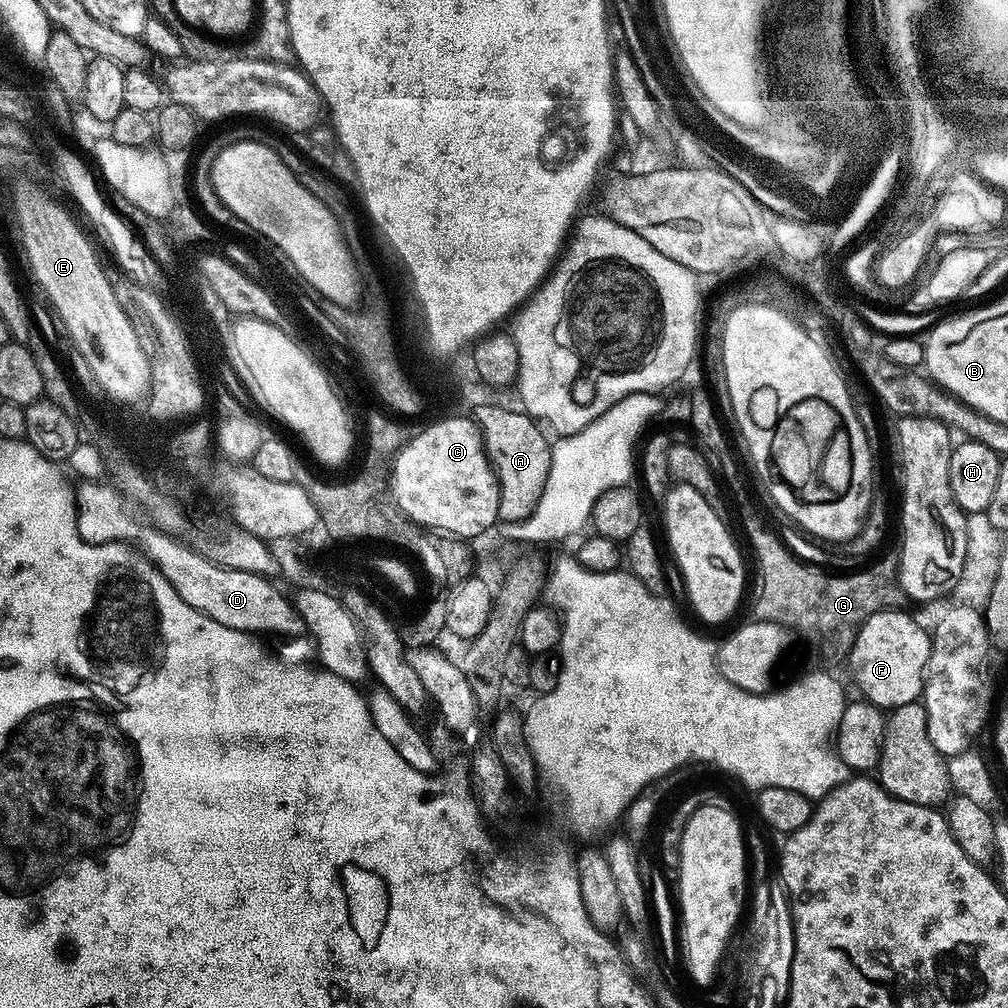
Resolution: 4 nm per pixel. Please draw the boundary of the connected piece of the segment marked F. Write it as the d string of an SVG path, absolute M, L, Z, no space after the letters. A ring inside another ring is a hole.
M904 610L879 612L858 630L856 641L848 654L852 676L860 687L859 695L881 710L915 704L924 691L924 671L930 658L932 638L929 629L911 620Z

